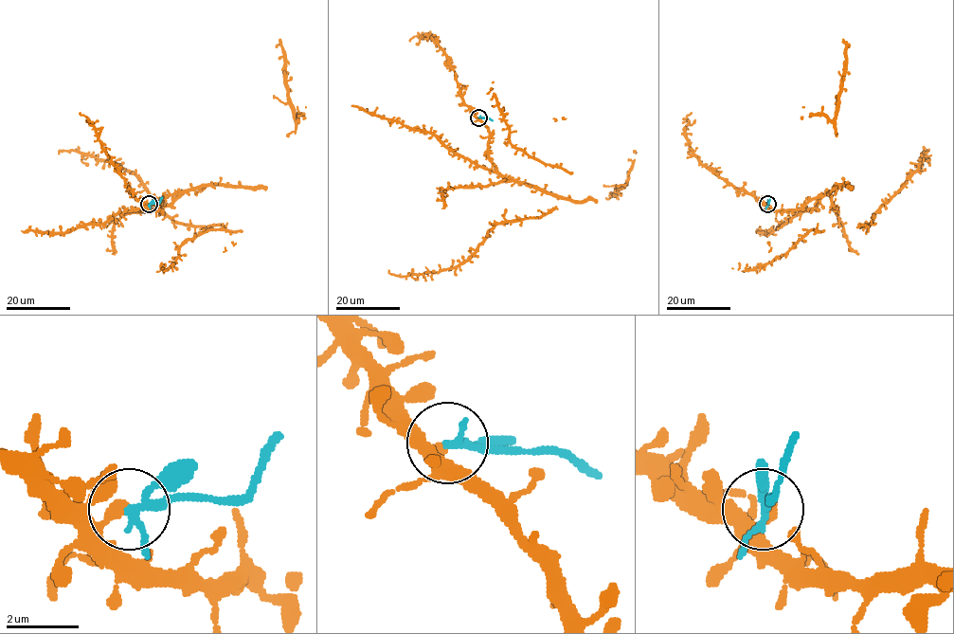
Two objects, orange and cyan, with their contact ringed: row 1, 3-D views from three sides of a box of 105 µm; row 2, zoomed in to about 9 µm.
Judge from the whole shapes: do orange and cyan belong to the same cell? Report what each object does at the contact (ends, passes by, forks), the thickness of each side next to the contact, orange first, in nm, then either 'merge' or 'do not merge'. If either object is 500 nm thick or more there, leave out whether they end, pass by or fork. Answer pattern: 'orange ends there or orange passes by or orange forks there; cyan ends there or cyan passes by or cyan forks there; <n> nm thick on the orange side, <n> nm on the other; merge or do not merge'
orange ends there; cyan passes by; 280 nm thick on the orange side, 200 nm on the other; do not merge

